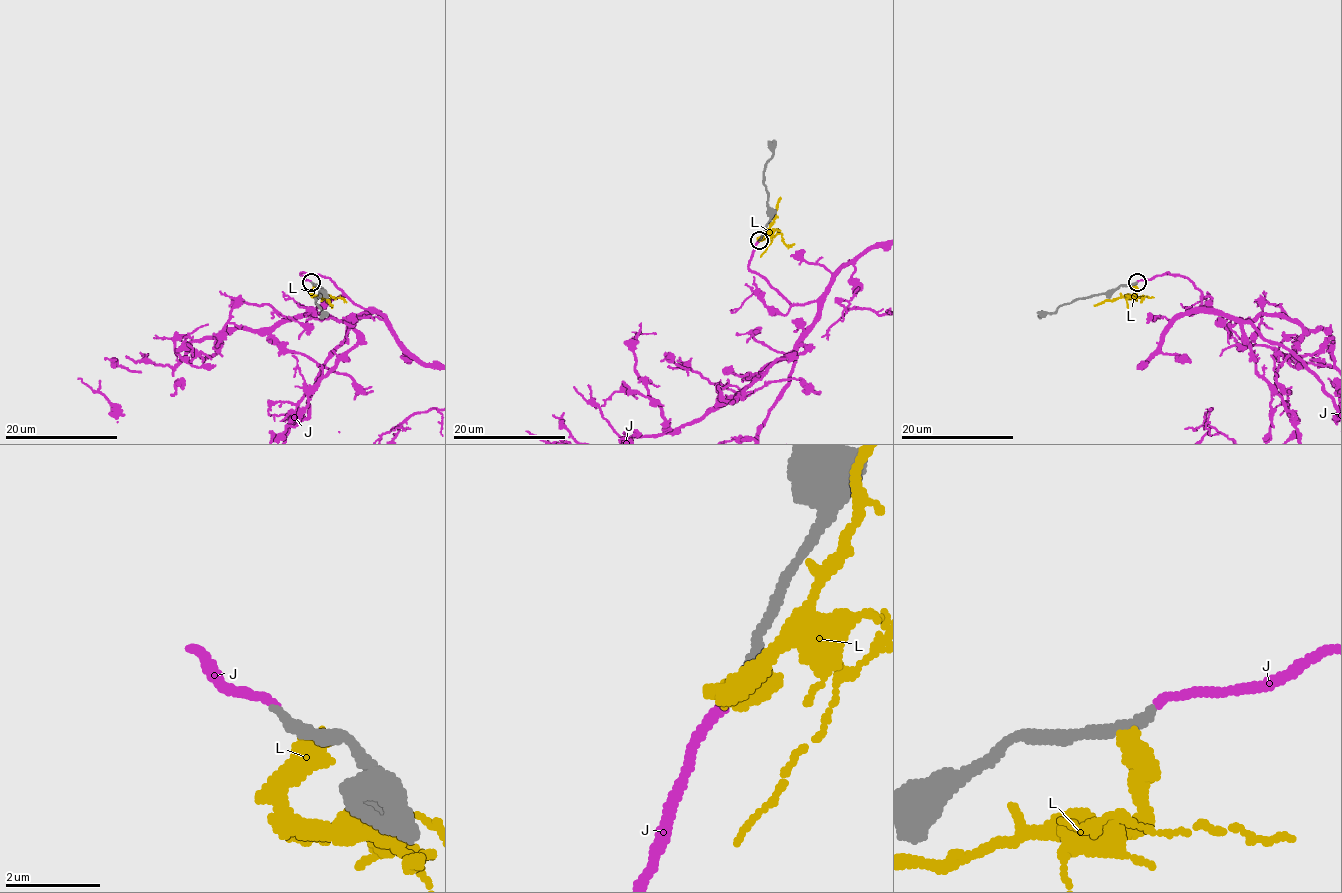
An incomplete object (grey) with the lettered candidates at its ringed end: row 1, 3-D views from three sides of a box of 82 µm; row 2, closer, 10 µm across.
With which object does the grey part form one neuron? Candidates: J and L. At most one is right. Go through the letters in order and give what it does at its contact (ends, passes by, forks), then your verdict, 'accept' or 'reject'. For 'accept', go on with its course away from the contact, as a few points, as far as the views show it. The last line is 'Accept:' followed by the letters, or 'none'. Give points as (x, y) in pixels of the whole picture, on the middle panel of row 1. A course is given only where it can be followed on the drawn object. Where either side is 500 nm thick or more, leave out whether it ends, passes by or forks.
J: it ends; accept
L: reject
Accept: J

